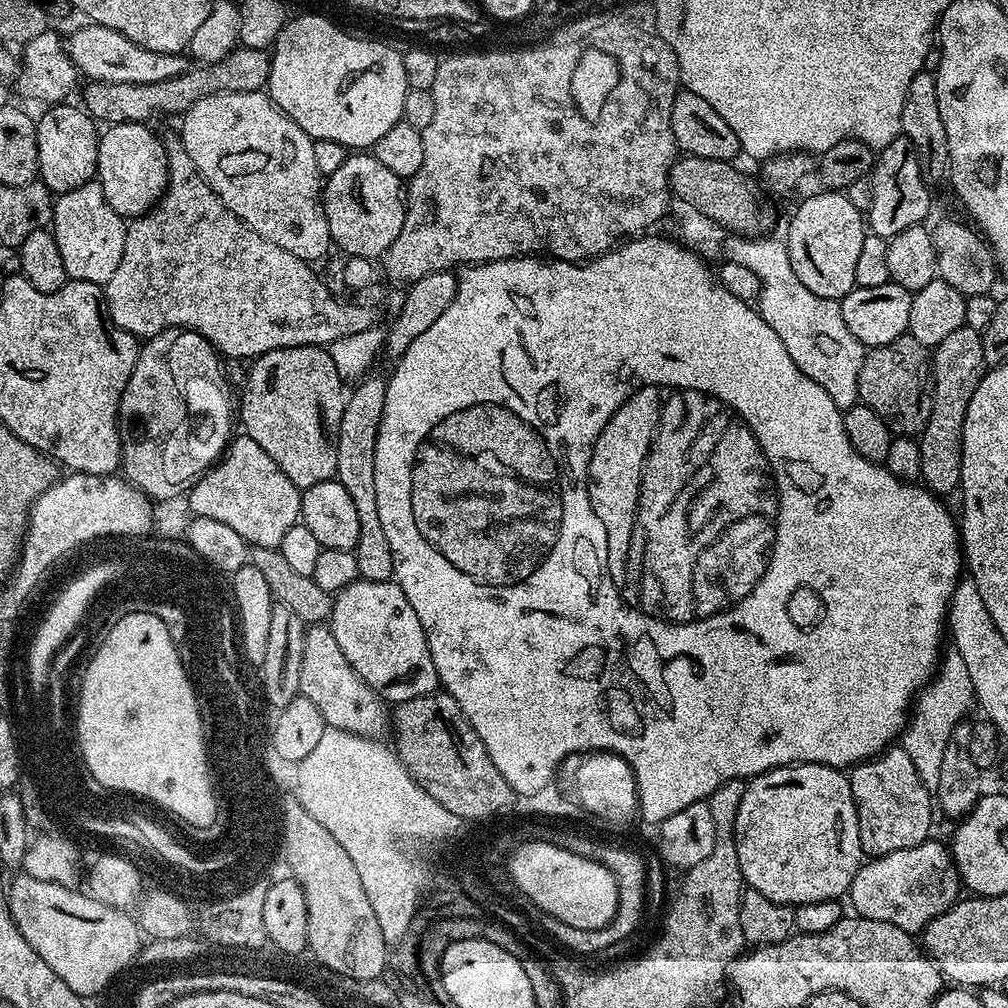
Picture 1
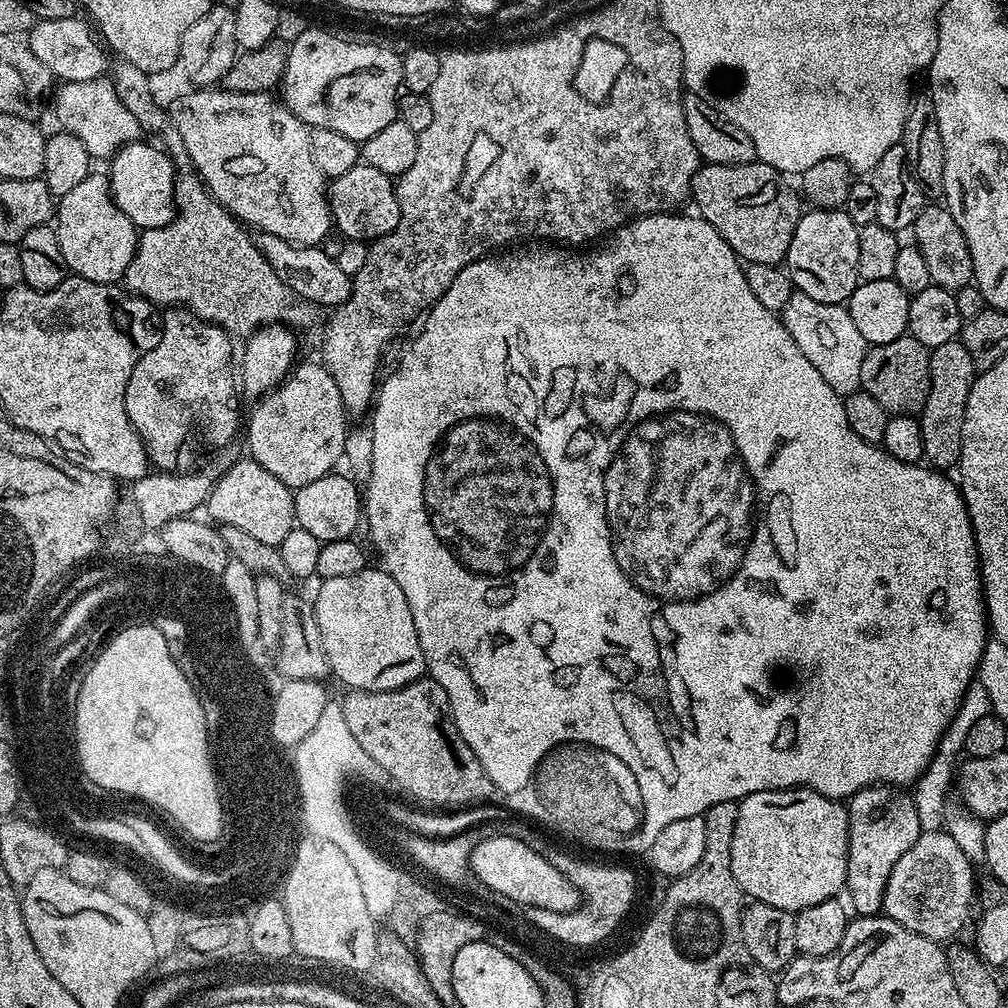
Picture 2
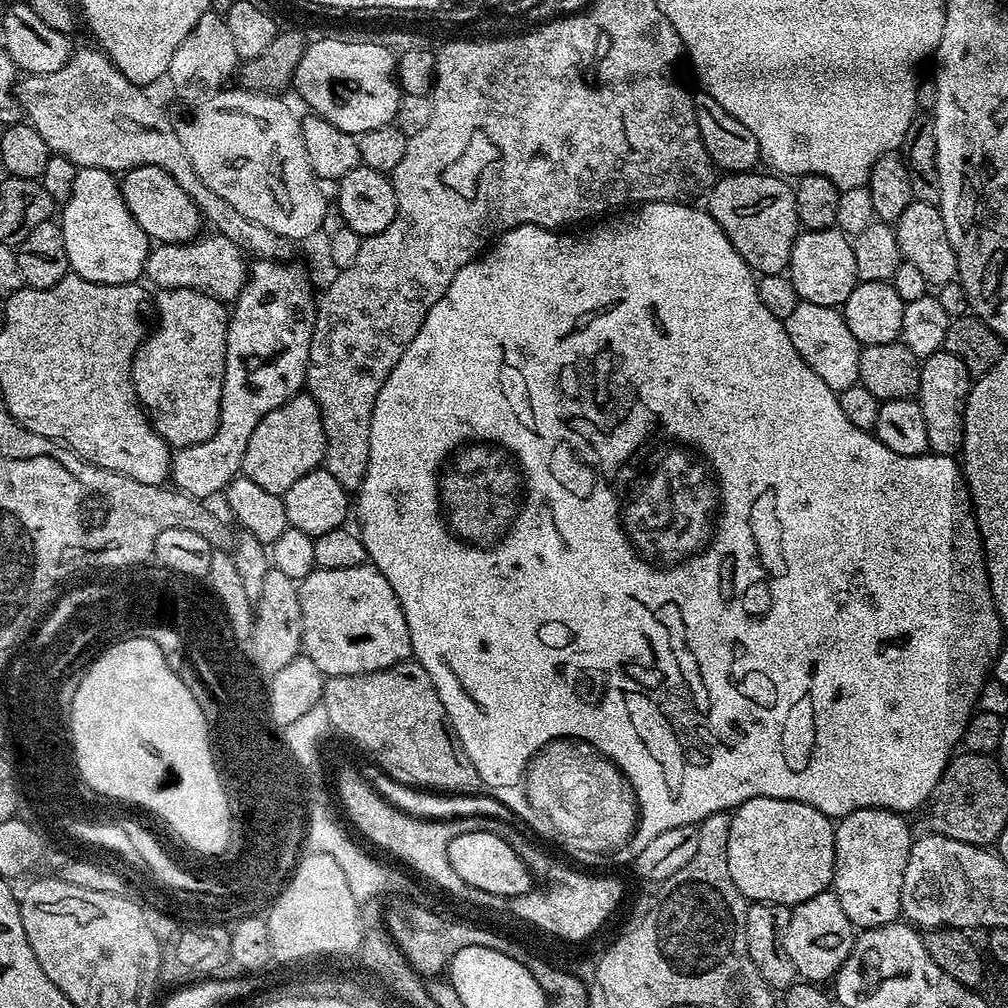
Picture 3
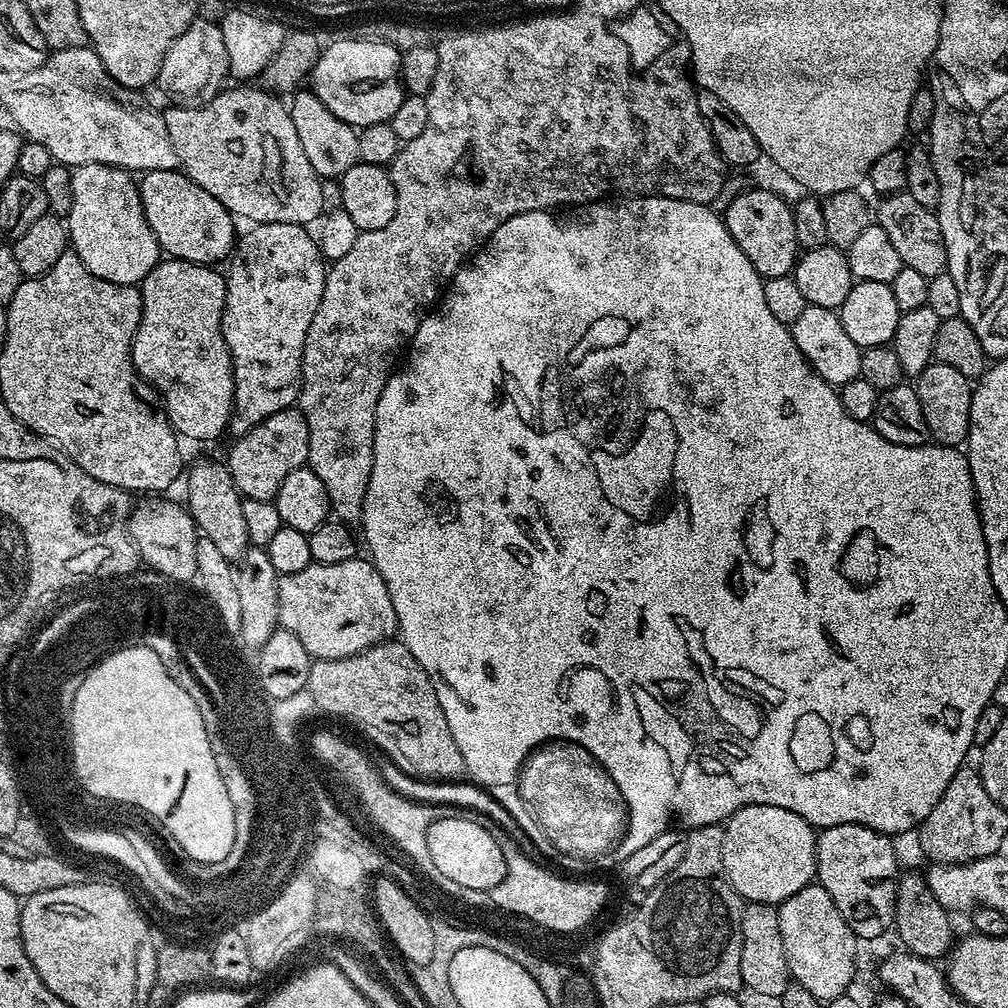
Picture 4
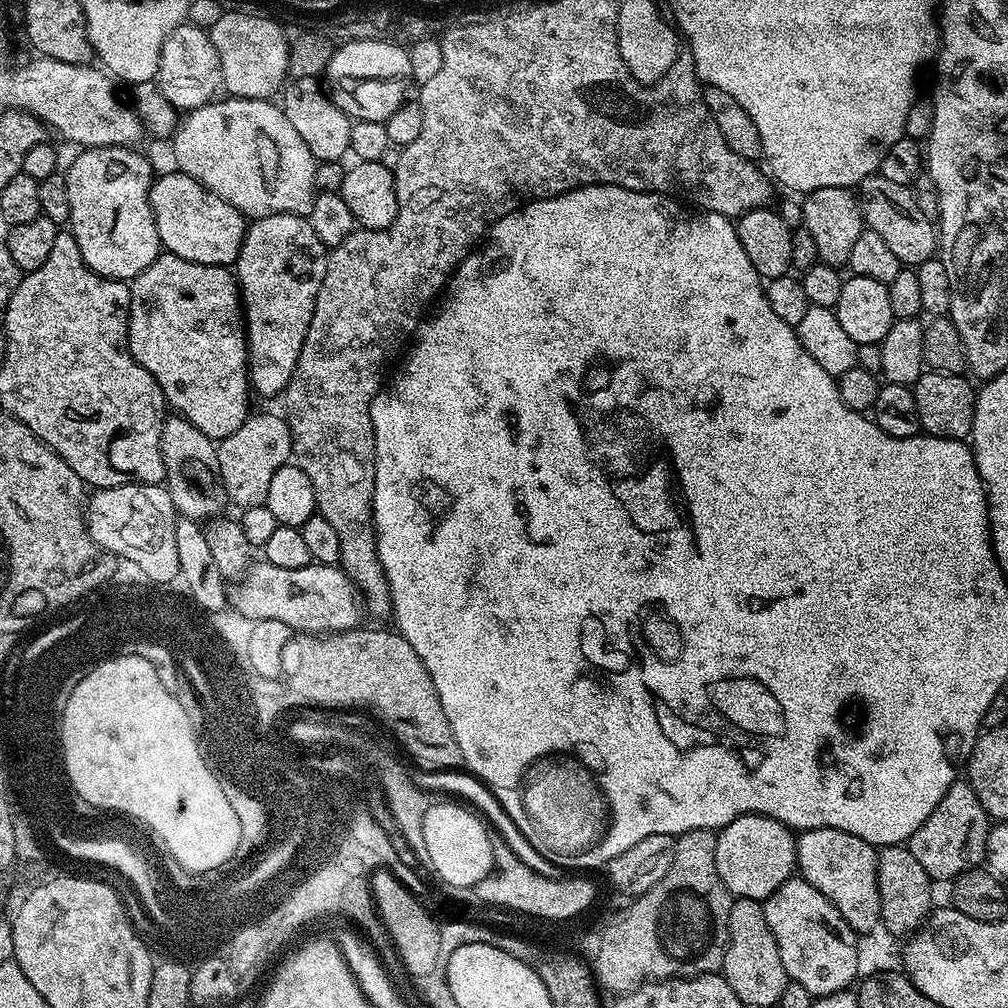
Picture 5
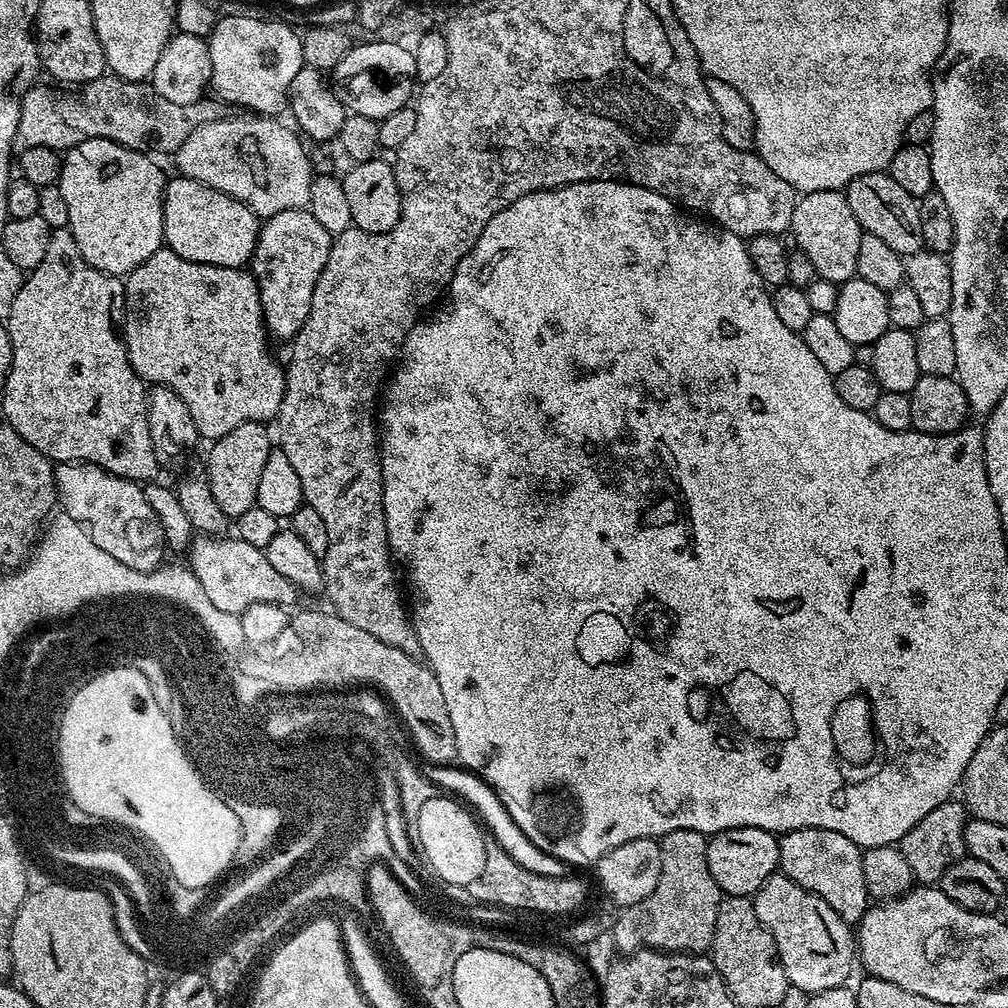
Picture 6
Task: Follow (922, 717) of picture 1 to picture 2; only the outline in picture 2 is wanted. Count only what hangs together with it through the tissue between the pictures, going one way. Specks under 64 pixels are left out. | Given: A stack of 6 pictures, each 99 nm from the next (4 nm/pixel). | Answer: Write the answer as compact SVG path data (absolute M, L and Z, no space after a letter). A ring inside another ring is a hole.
M978 680L972 681L967 688L967 692L961 697L959 709L956 711L954 719L951 720L950 726L943 734L937 744L935 755L929 762L927 769L921 774L916 781L912 797L915 802L915 809L918 811L918 820L921 831L938 832L941 831L947 823L947 815L950 811L948 805L948 794L950 788L954 786L956 776L956 765L954 766L958 754L963 753L966 736L970 732L970 727L974 726L978 719L991 715L992 703L986 688Z

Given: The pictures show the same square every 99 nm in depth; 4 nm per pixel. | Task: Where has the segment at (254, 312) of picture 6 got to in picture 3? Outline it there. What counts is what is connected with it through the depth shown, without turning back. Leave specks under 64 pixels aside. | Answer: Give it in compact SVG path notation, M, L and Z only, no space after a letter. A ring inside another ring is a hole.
M161 288L154 296L154 324L156 329L151 329L150 334L145 335L132 360L132 385L136 391L136 399L141 408L148 414L148 420L154 426L162 439L170 446L174 442L182 442L182 448L186 448L186 442L194 444L194 418L174 418L172 420L172 402L182 402L184 406L190 404L190 400L180 400L178 392L186 392L186 386L192 386L192 382L206 382L214 384L214 392L222 392L222 388L216 388L218 384L224 384L226 374L226 334L228 333L229 309L225 301L211 296L208 292L199 292L193 288Z

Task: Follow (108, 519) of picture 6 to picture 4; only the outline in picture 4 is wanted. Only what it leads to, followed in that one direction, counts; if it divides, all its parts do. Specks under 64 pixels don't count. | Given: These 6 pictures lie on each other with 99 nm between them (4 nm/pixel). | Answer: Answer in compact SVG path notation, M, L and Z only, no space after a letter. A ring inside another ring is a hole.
M187 507L140 508L128 517L128 535L138 549L138 556L152 571L162 571L172 582L192 580L196 575L198 529Z

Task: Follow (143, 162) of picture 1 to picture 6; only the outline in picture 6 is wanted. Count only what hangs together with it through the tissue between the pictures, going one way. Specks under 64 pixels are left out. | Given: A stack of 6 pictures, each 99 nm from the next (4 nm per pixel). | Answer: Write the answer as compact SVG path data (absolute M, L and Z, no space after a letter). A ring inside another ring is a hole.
M177 175L164 186L164 244L190 262L223 268L244 268L251 261L260 237L256 213L233 196L222 194L197 180Z

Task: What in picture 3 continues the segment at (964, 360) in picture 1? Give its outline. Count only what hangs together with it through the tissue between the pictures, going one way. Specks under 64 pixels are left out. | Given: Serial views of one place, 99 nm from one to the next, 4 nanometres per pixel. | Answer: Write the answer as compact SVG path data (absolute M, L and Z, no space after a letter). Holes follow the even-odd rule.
M946 351L935 352L923 357L920 365L920 390L918 399L922 419L926 421L928 447L937 456L955 457L964 446L964 411L968 391L974 383L968 375L965 364L954 354Z

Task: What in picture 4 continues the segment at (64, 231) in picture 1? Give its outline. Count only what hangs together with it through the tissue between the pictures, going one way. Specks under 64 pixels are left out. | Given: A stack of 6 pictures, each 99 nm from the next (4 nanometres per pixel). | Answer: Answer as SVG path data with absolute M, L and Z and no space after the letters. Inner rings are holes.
M78 164L72 168L72 189L74 202L66 217L71 251L76 252L78 258L82 258L90 274L106 278L106 282L139 285L146 278L146 274L150 274L154 265L160 263L162 249L146 222L146 214L140 201L140 189L133 173L127 172L125 168L105 164Z

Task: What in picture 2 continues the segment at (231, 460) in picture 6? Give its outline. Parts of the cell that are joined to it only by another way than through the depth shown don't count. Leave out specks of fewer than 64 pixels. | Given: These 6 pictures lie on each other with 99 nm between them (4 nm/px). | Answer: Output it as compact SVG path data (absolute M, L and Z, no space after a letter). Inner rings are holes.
M297 363L277 388L253 403L248 416L247 455L293 490L329 475L348 440L348 418L338 386L323 363L315 363Z

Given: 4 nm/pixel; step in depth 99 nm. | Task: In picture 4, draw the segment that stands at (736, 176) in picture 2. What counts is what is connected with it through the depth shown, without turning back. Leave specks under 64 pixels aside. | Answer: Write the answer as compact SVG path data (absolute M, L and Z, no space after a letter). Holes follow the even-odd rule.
M752 188L749 192L740 192L729 202L728 209L723 209L722 219L730 238L734 238L738 250L742 250L742 254L746 254L750 266L754 266L756 273L763 276L765 280L782 278L795 269L798 247L794 232L795 214L793 205L789 202L787 204L778 193L771 192L768 188Z

